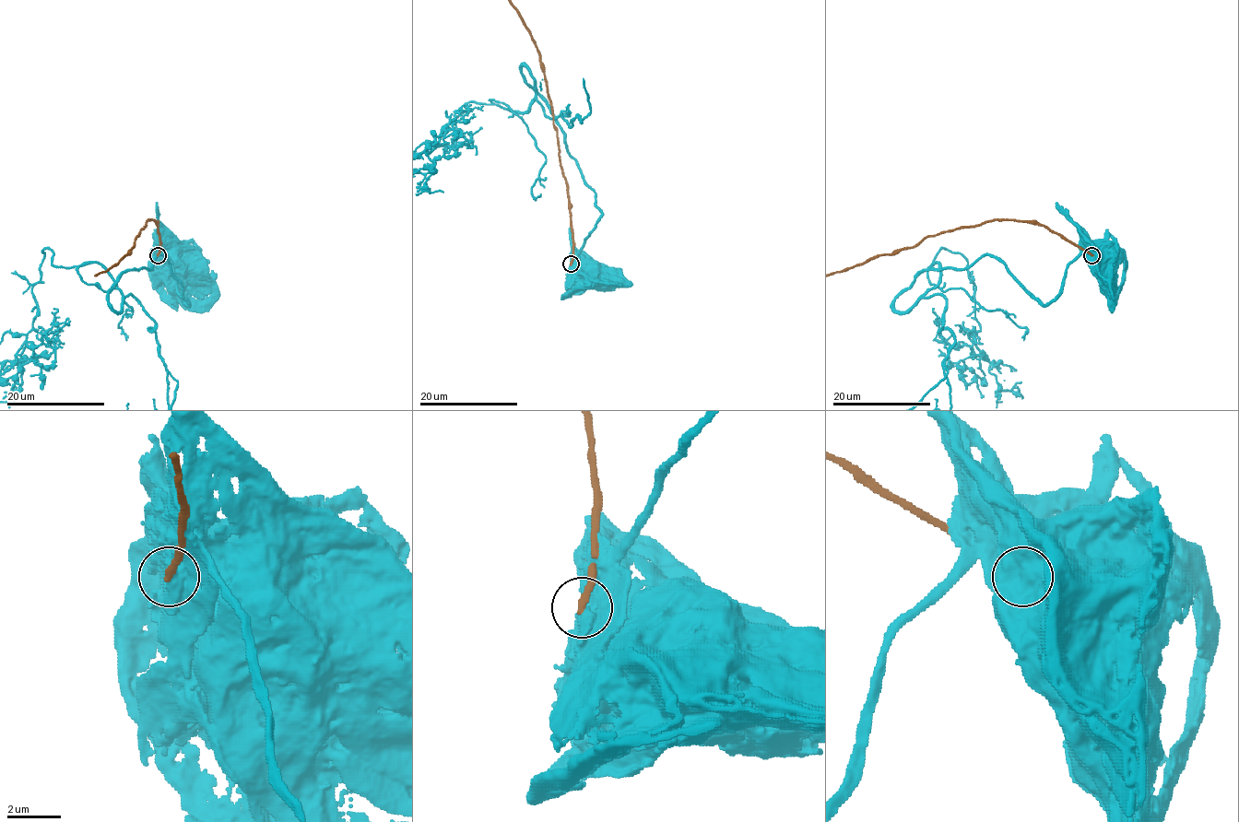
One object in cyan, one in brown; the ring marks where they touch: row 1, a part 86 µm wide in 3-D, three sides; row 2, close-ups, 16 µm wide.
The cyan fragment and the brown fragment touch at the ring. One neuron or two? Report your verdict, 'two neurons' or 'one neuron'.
two neurons

